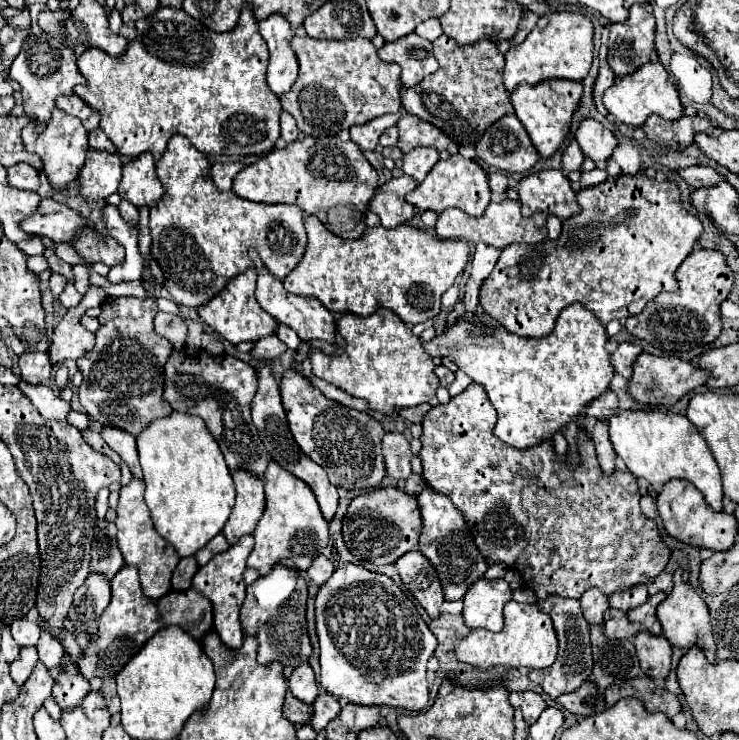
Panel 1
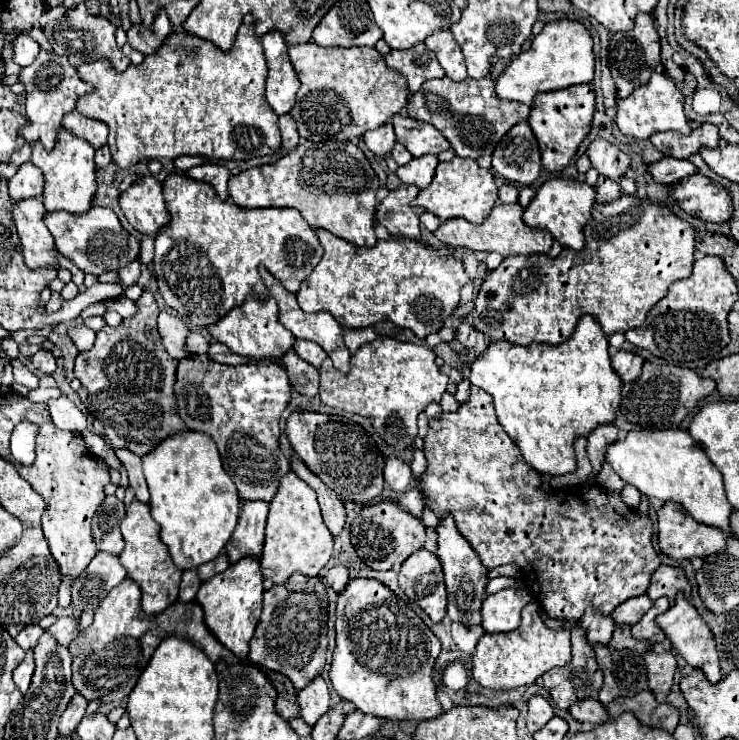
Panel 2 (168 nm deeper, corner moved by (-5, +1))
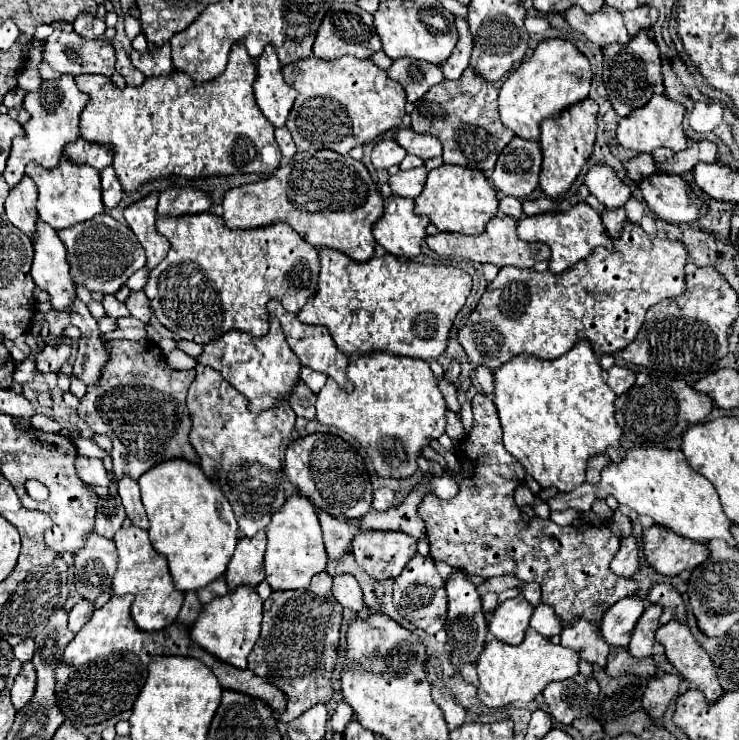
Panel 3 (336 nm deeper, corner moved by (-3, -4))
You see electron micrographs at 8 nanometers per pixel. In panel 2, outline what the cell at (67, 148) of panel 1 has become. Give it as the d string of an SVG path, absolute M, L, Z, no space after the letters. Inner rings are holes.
M62 128L58 134L58 142L54 150L46 152L42 146L34 144L30 162L38 166L44 174L44 208L46 212L66 210L70 214L84 214L94 206L96 196L96 166L94 166L94 148L72 134L66 134Z

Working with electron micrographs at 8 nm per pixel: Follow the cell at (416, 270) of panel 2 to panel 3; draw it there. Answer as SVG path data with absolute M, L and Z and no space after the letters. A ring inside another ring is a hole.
M320 247L320 279L318 289L308 299L308 303L298 311L300 321L310 325L326 325L338 349L346 355L352 353L372 353L386 351L394 355L406 355L416 359L436 359L448 343L448 331L452 327L454 317L462 309L470 287L472 277L458 269L446 265L424 265L410 259L398 259L396 255L372 257L366 263L358 263L344 255L342 251Z

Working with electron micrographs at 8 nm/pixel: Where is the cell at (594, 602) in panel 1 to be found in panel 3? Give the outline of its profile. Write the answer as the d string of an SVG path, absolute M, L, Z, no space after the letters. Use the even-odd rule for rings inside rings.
M576 621L570 627L564 627L562 633L562 645L578 651L578 655L590 663L596 663L600 667L606 667L606 657L610 651L610 645L600 635L600 629L596 623L590 621Z

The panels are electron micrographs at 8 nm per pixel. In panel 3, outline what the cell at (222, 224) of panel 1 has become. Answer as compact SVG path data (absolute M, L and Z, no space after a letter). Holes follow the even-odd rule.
M214 213L196 215L160 215L156 223L158 231L170 241L170 251L166 259L150 271L150 279L144 287L150 307L154 309L158 321L178 333L180 339L194 343L208 343L222 337L230 329L240 329L250 335L266 333L266 303L276 297L286 311L298 313L304 303L314 295L318 281L318 251L308 241L304 241L288 223L272 223L256 229L228 229L224 219Z

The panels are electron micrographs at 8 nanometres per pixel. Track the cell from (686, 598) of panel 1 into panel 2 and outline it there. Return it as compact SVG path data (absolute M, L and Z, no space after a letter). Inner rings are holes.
M682 594L676 596L674 606L672 606L666 614L660 614L660 616L656 618L656 624L662 628L662 632L666 634L666 638L672 642L672 648L674 648L692 668L700 668L700 670L706 674L708 682L712 682L712 684L718 684L718 682L720 682L722 672L720 672L718 648L716 648L714 636L710 634L710 628L706 626L706 622L704 622L702 616L698 614L698 610L696 610Z

